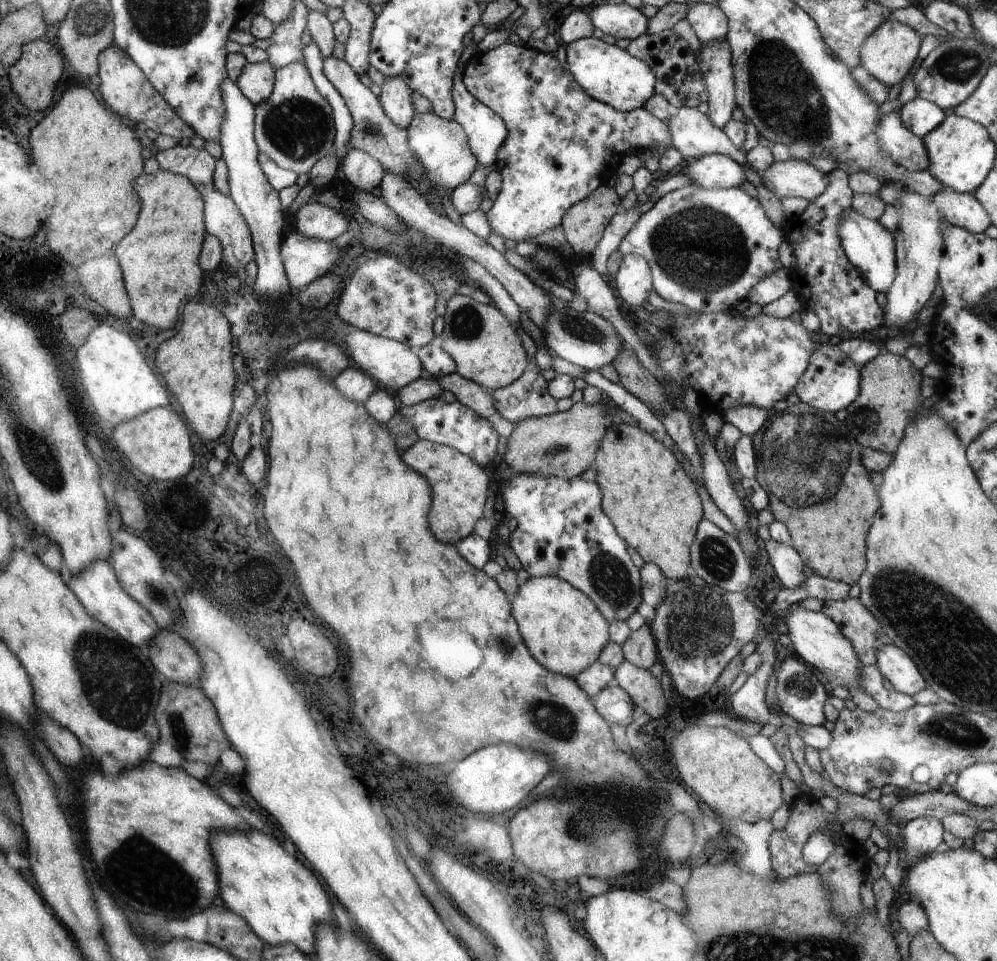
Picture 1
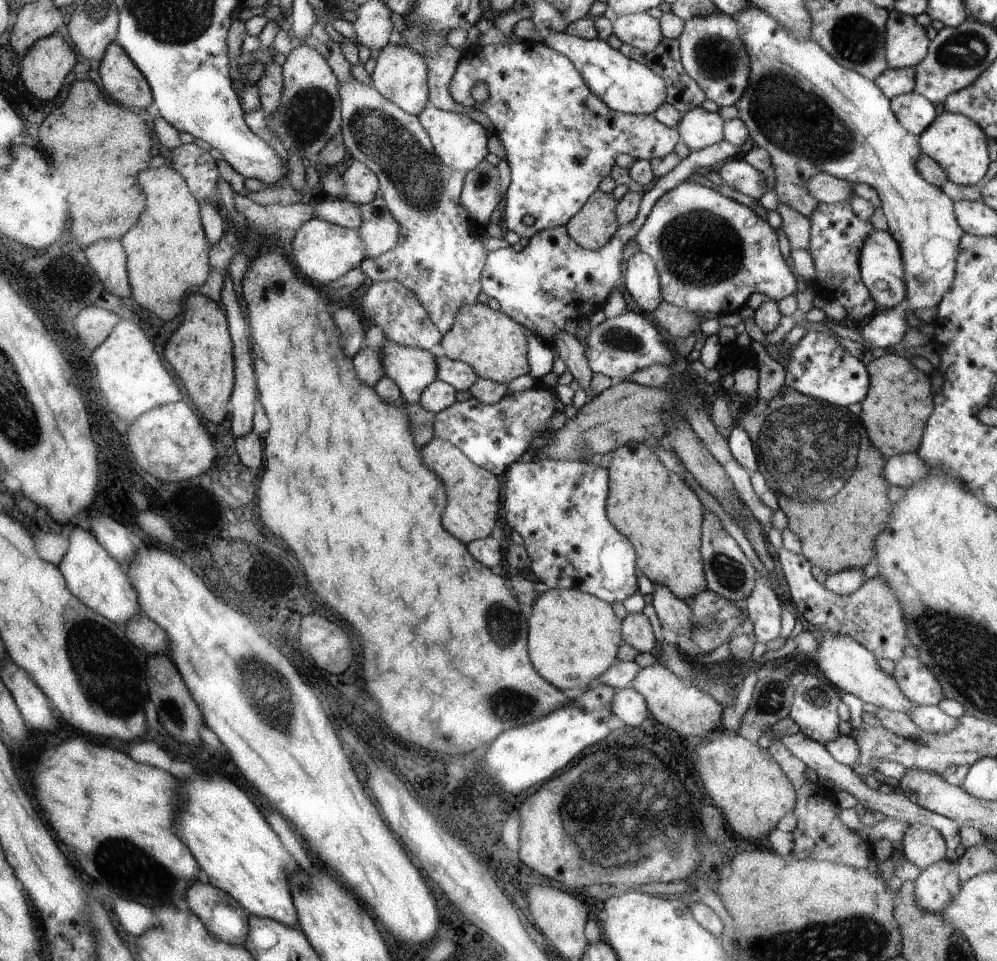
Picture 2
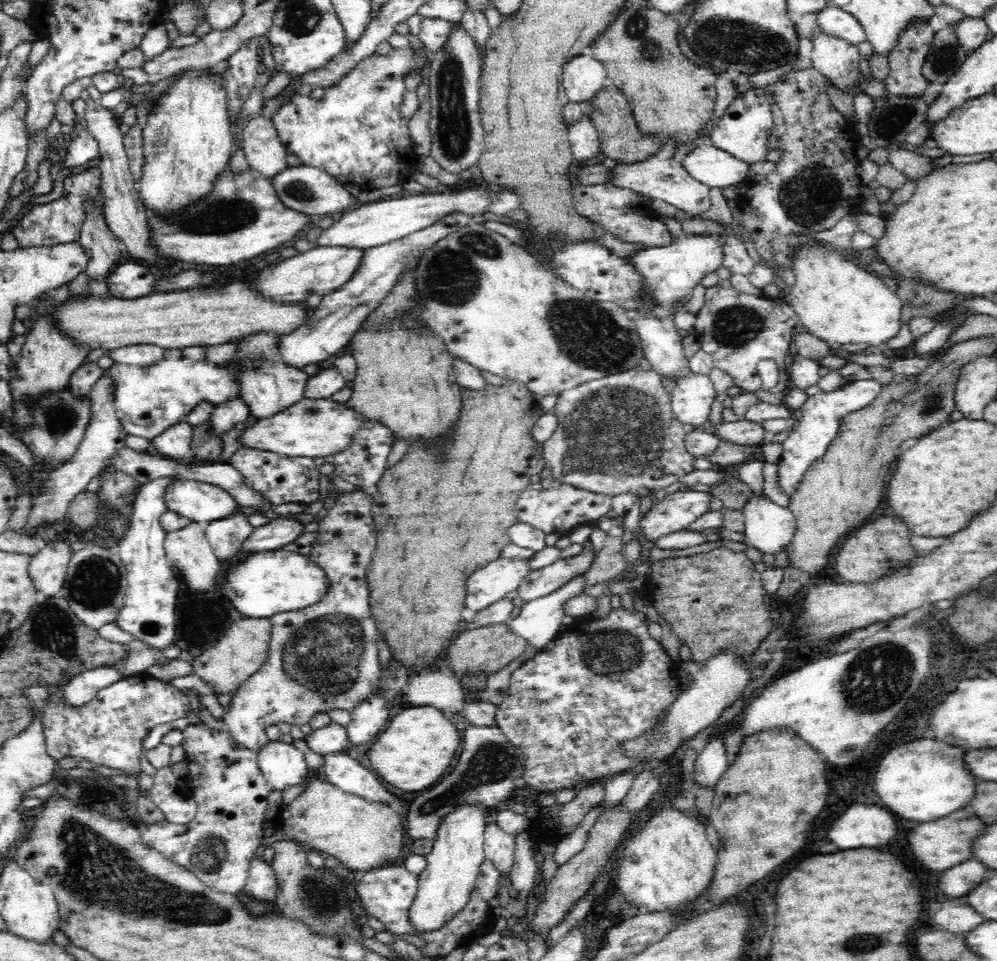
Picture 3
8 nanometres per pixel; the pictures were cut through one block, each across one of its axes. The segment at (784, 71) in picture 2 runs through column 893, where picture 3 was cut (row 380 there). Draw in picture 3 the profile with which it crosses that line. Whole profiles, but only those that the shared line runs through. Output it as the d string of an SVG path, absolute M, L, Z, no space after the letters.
M184 356L176 360L162 357L153 365L146 365L144 368L114 362L105 370L104 374L111 380L112 411L122 423L123 430L126 431L127 435L141 436L149 440L154 439L169 426L185 420L185 416L190 414L190 411L198 403L206 401L216 406L223 401L229 401L239 396L239 383L236 382L235 378L234 359L227 364L216 365L206 358L194 361Z

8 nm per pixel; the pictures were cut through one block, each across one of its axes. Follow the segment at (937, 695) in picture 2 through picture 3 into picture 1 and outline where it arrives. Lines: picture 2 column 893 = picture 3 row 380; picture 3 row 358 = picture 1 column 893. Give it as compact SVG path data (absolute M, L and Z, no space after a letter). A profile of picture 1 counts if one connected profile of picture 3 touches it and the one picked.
M880 644L876 666L880 666L883 678L890 681L895 691L913 697L928 687L922 671L911 655L896 646Z

